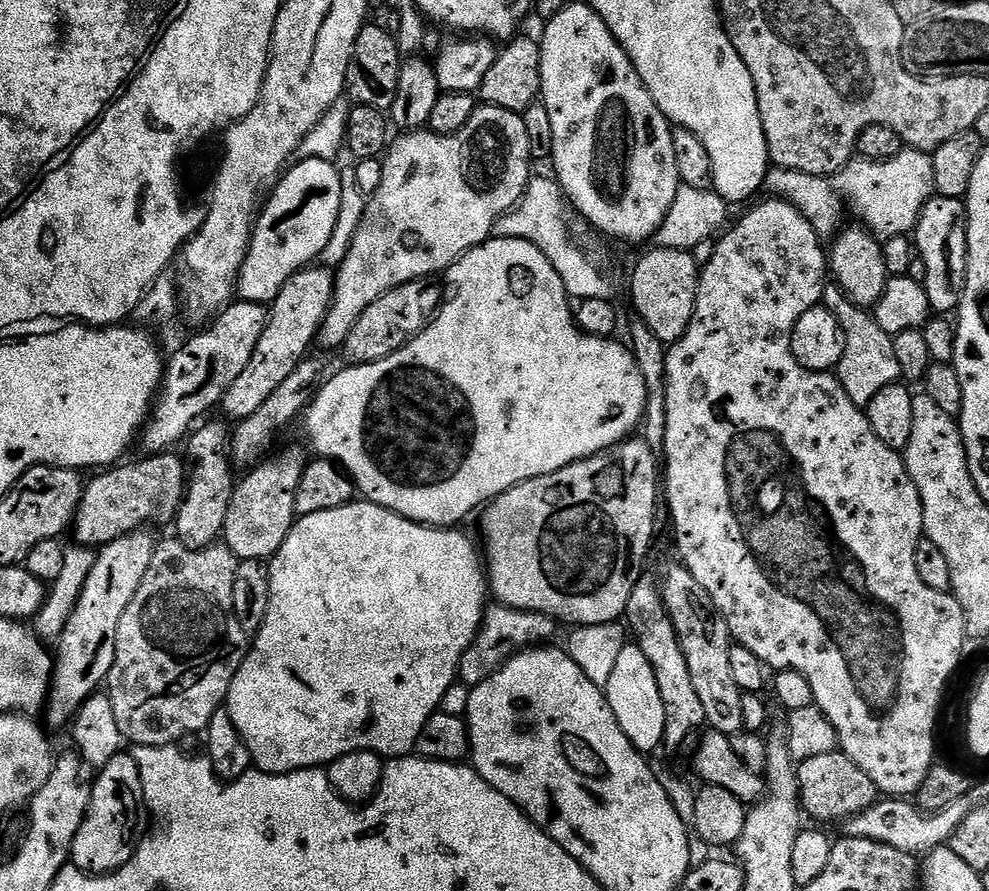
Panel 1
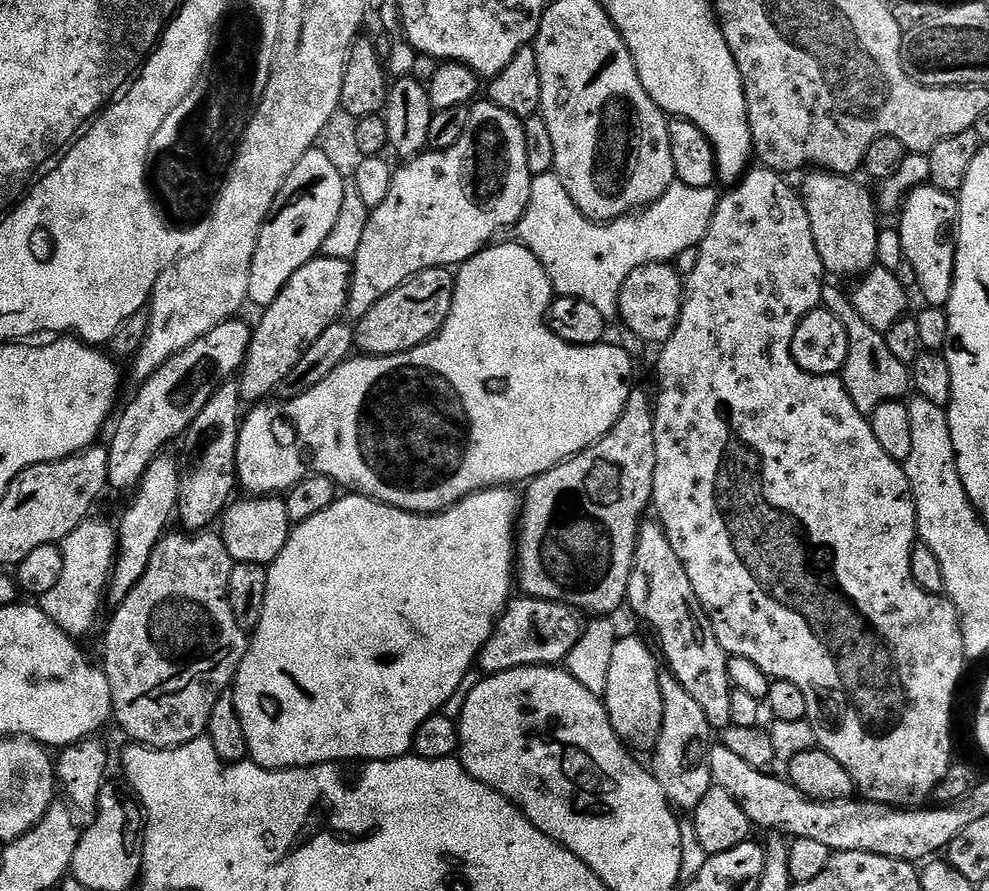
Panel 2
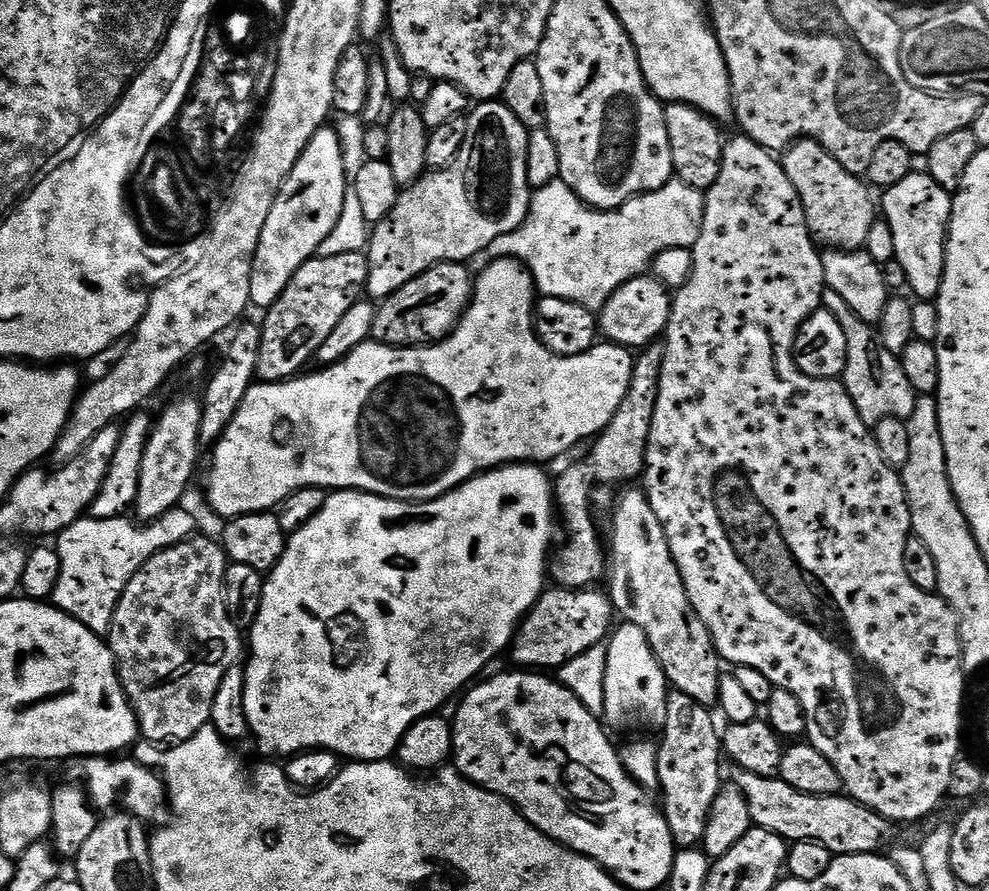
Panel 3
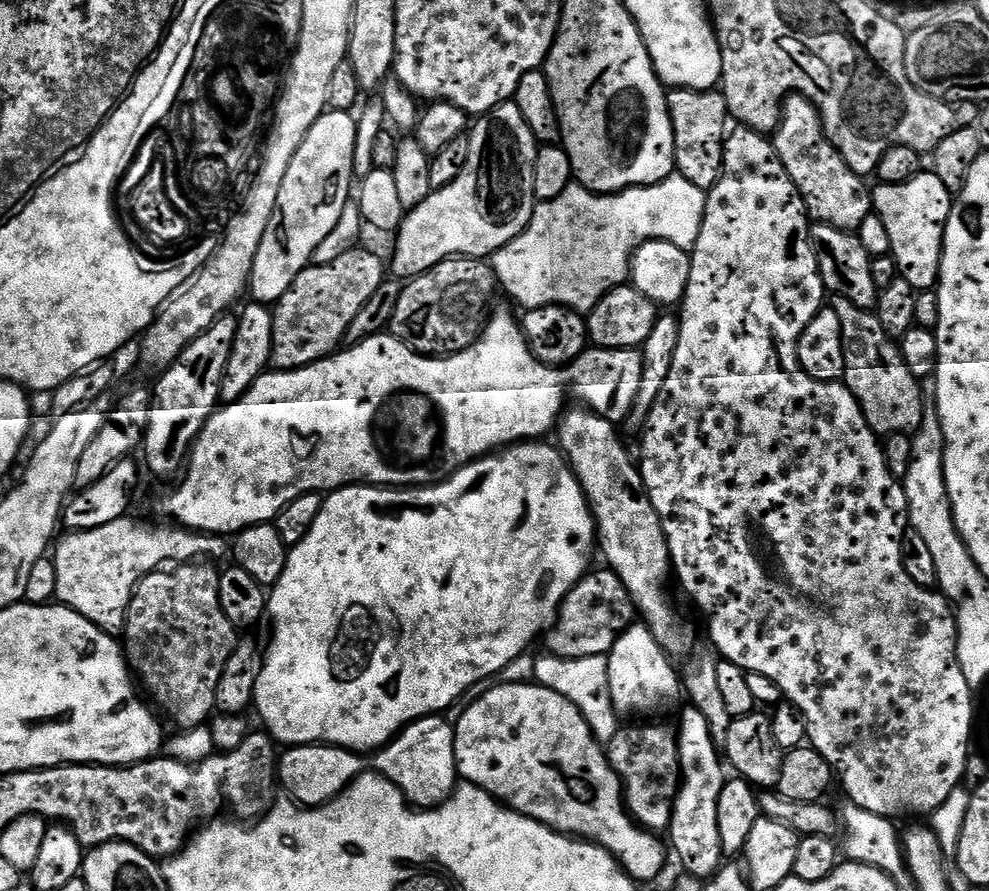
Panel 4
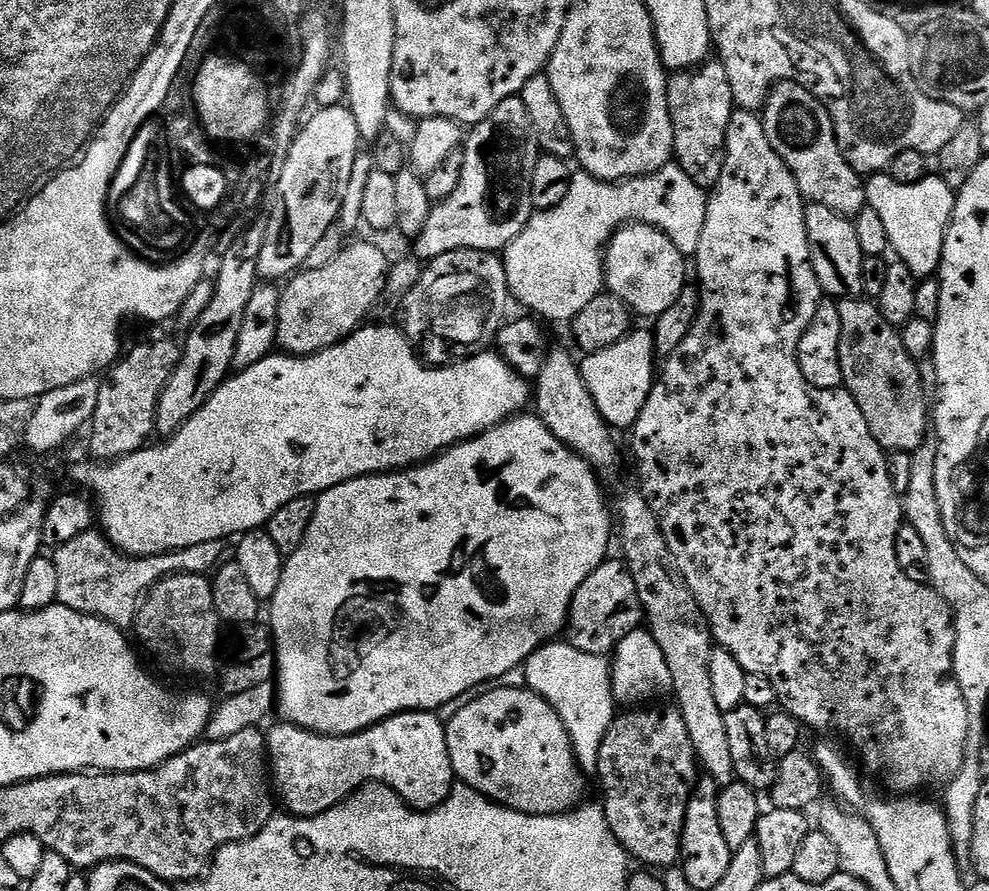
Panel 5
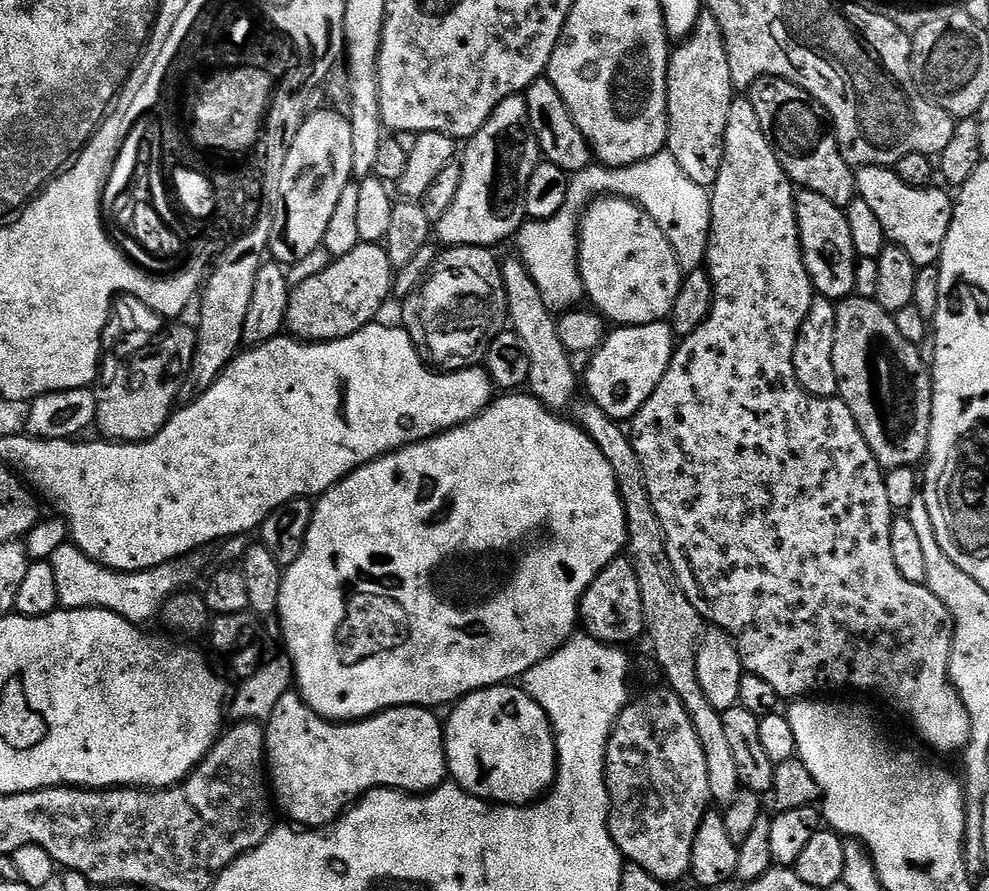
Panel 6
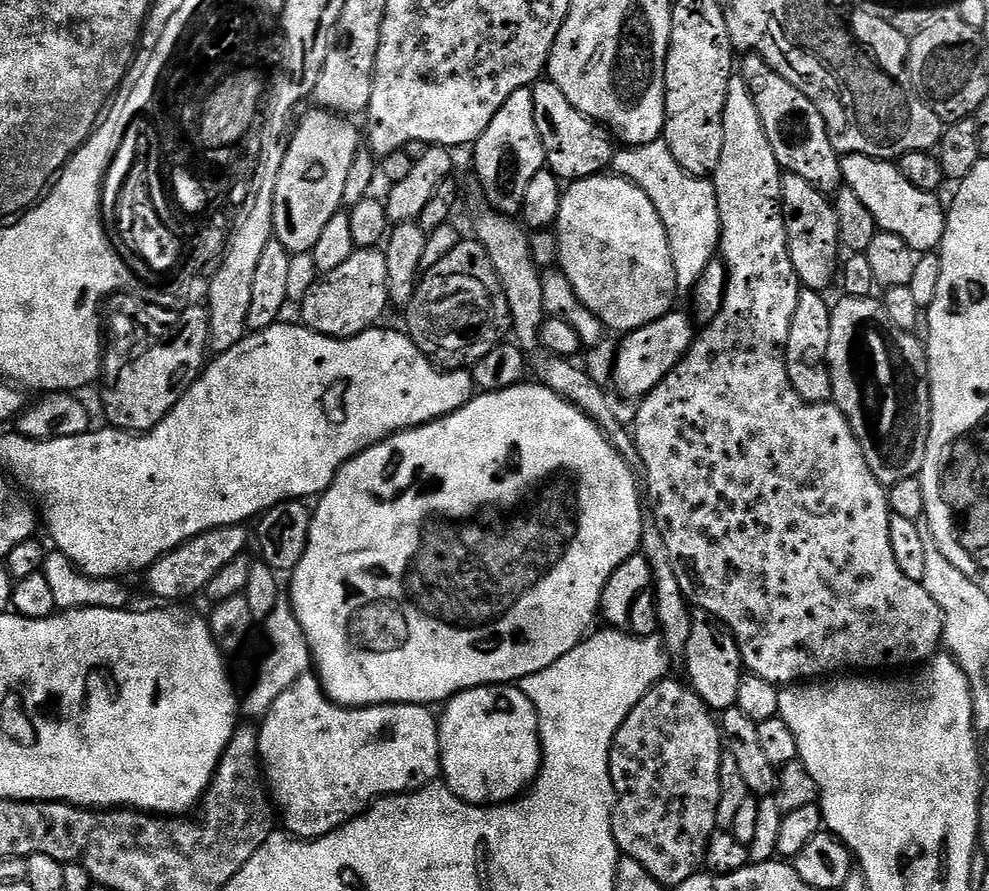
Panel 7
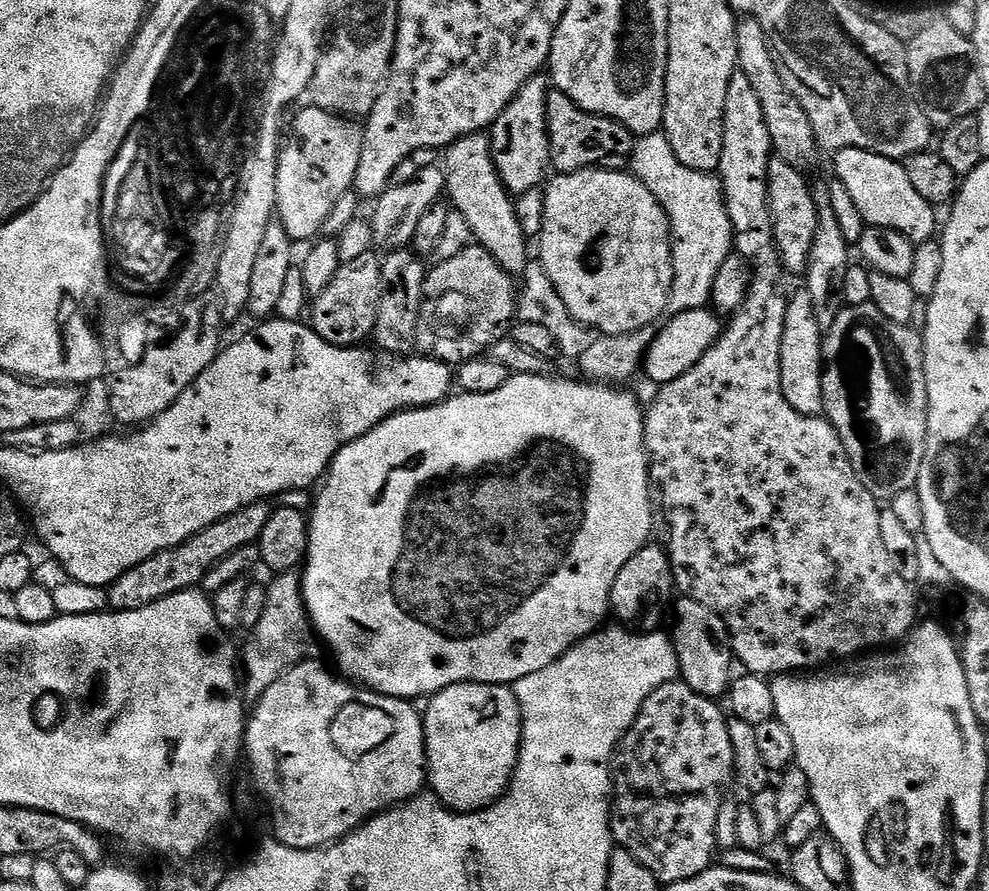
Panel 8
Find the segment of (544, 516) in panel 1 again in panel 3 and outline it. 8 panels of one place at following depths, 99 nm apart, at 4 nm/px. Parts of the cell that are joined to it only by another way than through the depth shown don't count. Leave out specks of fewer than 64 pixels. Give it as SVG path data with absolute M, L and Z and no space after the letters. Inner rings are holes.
M653 342L639 349L632 362L630 390L622 398L622 406L614 418L595 437L588 457L581 464L572 464L554 484L554 503L558 509L562 528L568 531L568 541L555 549L550 560L550 576L562 588L590 588L599 585L606 576L606 548L600 545L596 533L596 520L592 517L592 491L595 488L612 488L615 484L627 485L641 475L650 438L650 426L654 422L654 406L658 402L658 382L662 378L664 361L663 343Z

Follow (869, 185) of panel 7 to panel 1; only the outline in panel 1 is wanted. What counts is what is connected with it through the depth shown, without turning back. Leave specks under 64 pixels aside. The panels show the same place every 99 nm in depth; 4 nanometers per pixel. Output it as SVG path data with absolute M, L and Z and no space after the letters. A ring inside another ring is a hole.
M933 195L920 211L914 229L914 248L926 264L926 280L923 286L930 298L933 313L955 313L960 307L960 296L964 292L968 265L968 221L965 201Z

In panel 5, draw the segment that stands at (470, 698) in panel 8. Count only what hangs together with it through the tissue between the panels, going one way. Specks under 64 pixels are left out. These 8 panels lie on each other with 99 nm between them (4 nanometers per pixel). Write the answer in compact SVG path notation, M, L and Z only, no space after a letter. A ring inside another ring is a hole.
M492 686L484 690L489 692L481 691L476 694L481 696L473 695L464 702L469 704L461 703L461 708L452 717L447 717L446 746L450 750L450 762L456 771L456 780L461 784L469 784L487 800L493 800L496 804L513 808L515 812L522 814L562 816L574 808L579 808L585 799L586 773L576 760L576 751L572 749L570 734L554 706L550 706L550 702L546 702L537 692L524 686L496 687L500 686Z

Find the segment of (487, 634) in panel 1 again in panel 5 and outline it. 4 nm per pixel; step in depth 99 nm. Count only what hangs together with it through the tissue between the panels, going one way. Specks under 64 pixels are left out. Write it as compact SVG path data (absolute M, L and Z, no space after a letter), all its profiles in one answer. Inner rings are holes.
M605 559L588 575L586 582L578 586L572 605L568 607L567 639L586 654L608 656L615 653L622 638L637 631L644 620L644 607L638 598L638 586L634 586L634 578L628 573L627 564L623 559L612 559Z

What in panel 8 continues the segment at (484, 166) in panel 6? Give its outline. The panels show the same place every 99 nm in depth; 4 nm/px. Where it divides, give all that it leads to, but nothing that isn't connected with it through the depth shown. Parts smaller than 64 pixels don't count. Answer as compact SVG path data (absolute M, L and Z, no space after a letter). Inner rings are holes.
M547 75L530 77L490 129L492 157L500 170L502 182L513 197L521 196L531 188L541 187L549 175L550 142L546 126L546 98L549 91L550 80Z

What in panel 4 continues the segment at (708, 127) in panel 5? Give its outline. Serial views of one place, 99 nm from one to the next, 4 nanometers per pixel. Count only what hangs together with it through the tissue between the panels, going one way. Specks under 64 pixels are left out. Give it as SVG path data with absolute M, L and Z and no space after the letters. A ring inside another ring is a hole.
M673 88L668 92L668 113L674 130L676 172L694 186L710 189L724 169L724 141L730 117L723 91L699 92L690 88Z

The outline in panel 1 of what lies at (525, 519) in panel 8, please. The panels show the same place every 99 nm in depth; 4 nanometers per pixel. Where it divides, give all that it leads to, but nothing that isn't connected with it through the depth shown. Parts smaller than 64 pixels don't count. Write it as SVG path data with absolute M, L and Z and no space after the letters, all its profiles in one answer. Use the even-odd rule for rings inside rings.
M353 502L341 508L322 510L318 514L301 516L293 524L286 542L270 561L270 606L264 625L255 633L248 655L228 691L226 707L238 734L246 742L253 765L261 772L286 774L303 768L324 768L352 751L376 752L383 758L407 756L415 749L426 722L441 707L444 695L458 680L462 654L474 642L484 620L484 609L490 600L486 565L472 540L460 530L429 528L416 524L397 512L377 504Z

